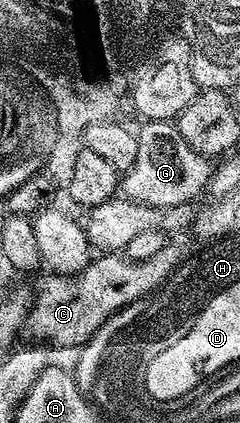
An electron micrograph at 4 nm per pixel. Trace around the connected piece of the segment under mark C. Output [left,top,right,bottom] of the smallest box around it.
[25,242,185,349]

